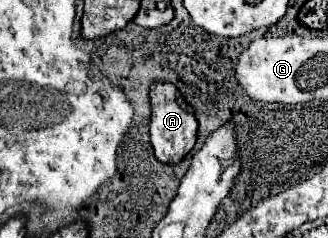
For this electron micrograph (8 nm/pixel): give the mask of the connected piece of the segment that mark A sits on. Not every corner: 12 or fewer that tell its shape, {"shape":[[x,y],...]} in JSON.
{"shape":[[153,82],[149,136],[155,156],[179,162],[197,140],[191,104]]}

